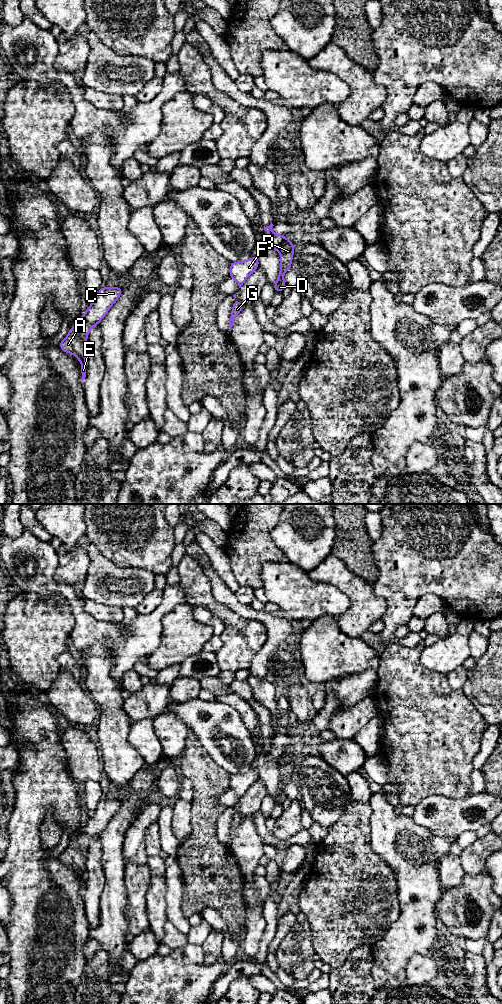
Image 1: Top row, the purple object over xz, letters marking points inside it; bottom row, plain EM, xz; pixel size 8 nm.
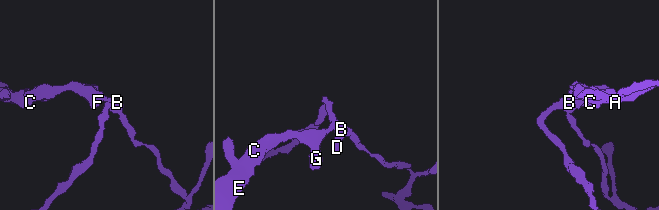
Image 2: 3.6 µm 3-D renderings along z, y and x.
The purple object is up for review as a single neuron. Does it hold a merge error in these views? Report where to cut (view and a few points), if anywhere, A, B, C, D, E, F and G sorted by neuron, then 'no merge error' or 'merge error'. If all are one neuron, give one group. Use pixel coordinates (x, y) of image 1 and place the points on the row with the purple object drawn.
xz (284, 235), (275, 249) | A C E F G / B D | merge error

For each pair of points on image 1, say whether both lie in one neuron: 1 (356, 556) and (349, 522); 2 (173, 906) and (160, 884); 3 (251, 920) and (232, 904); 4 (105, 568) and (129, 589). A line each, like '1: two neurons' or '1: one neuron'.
1: one neuron
2: two neurons
3: two neurons
4: one neuron

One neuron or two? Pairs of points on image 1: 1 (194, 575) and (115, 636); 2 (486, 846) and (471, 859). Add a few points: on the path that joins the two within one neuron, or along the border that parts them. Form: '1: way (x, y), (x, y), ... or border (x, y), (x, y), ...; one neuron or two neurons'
1: border (179, 583), (187, 602); two neurons
2: way (482, 848), (475, 855); one neuron

